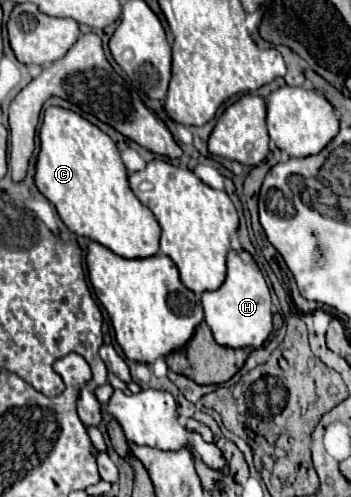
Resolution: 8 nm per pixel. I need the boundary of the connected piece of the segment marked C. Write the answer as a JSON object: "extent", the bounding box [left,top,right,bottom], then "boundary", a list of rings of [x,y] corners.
{"extent":[36,107,160,259],"boundary":[[[48,107],[40,127],[40,157],[36,185],[58,209],[64,225],[126,259],[154,257],[160,251],[160,225],[128,185],[128,171],[116,143],[74,111]]]}

